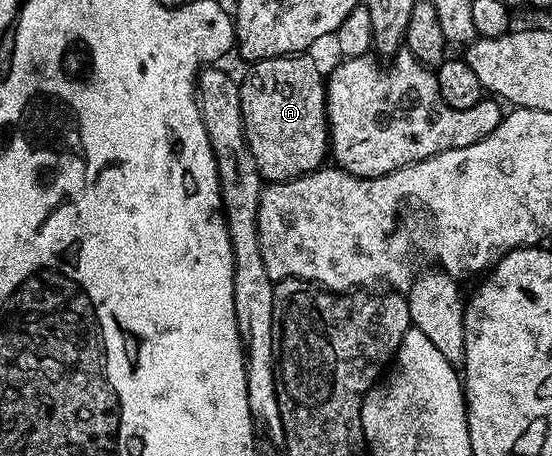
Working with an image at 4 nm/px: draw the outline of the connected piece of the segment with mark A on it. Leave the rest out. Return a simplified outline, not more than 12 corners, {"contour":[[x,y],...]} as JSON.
{"contour":[[311,55],[238,82],[264,182],[329,157],[327,83]]}

